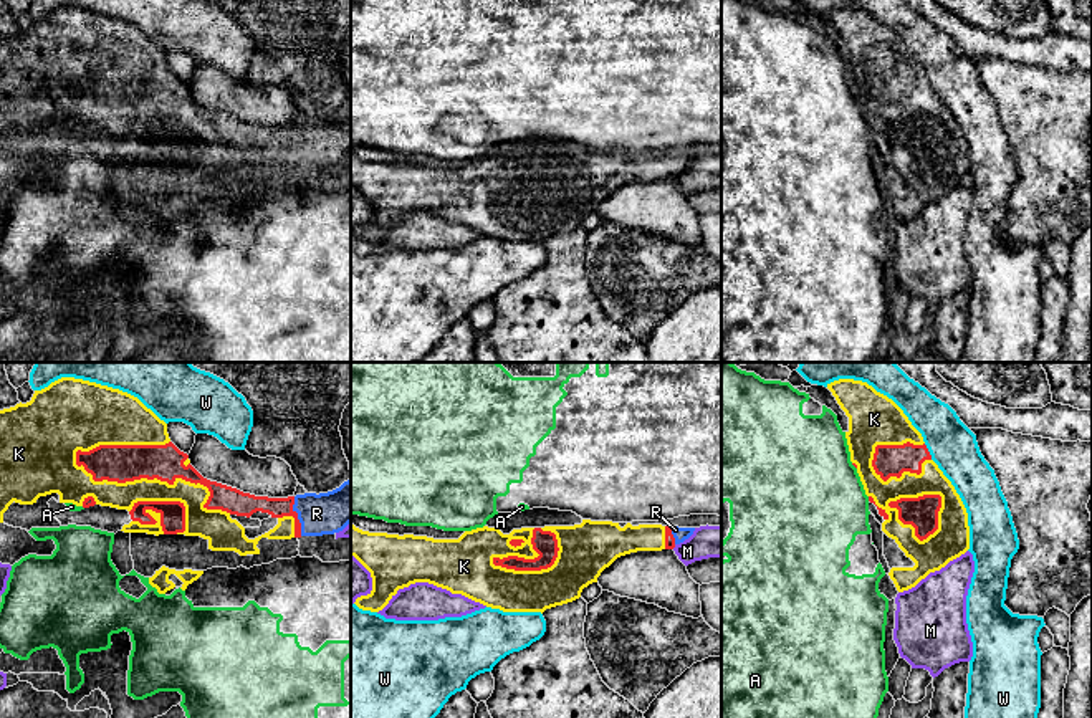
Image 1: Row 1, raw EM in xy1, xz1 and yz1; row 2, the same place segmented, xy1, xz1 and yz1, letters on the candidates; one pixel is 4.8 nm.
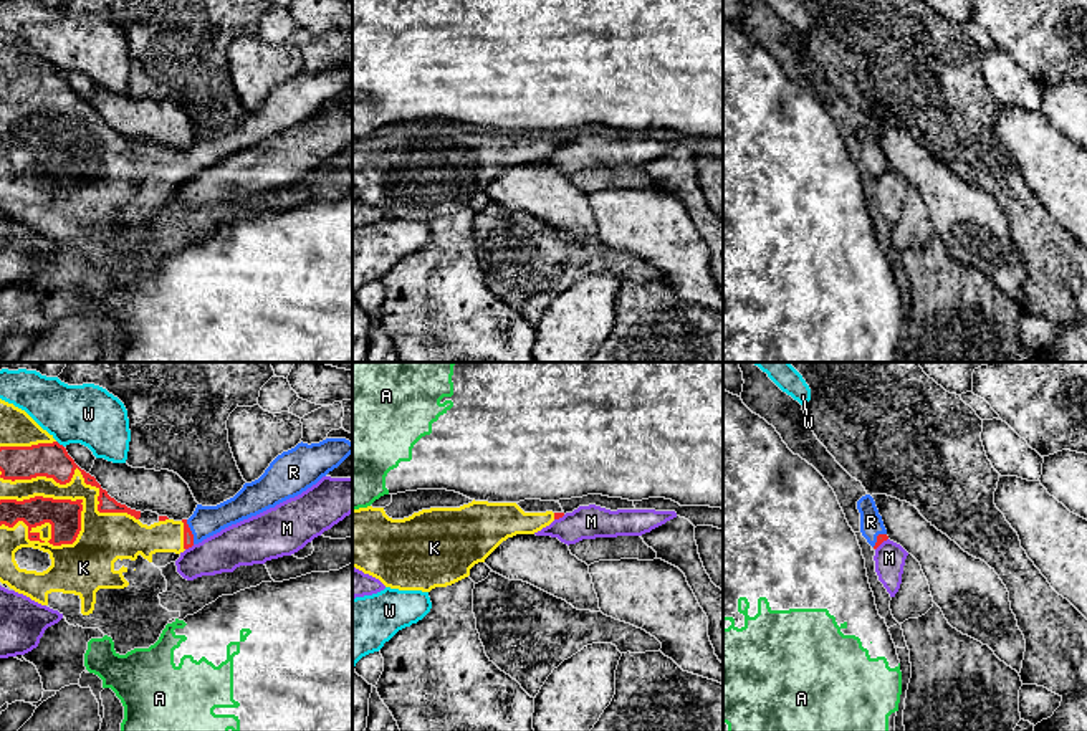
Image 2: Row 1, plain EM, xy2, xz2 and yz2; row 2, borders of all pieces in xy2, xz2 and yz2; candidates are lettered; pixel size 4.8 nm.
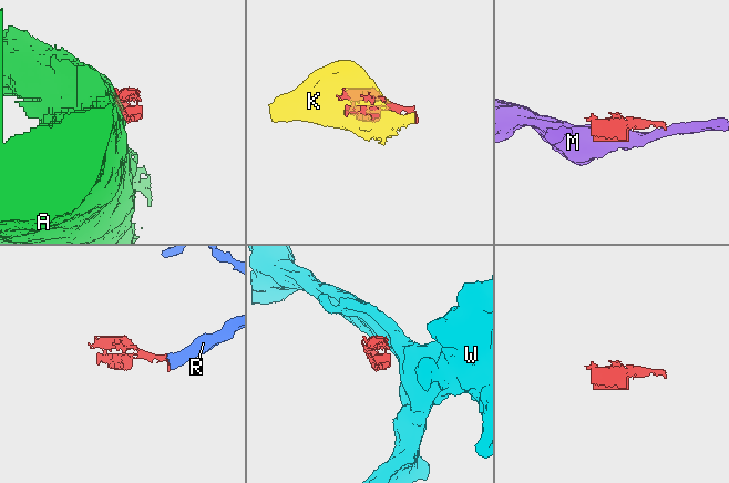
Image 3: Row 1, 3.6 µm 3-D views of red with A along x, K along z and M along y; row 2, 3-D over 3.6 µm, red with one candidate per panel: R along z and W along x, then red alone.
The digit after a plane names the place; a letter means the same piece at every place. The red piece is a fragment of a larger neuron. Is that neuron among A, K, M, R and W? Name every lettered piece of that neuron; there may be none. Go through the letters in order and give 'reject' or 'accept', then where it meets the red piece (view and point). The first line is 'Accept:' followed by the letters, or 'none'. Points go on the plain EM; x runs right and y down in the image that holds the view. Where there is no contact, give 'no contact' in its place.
Accept: K, R
A: reject; contact yz1 (854, 95)
K: accept; contact xy1 (158, 108)
M: reject; contact xy2 (189, 176)
R: accept; contact xy1 (296, 146)
W: reject; contact yz1 (929, 81)

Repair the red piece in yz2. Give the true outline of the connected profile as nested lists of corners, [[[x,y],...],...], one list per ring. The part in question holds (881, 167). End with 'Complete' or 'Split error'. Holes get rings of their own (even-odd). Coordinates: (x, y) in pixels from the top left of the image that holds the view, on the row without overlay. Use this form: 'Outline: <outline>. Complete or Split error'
Outline: [[[870,124],[862,126],[857,131],[857,139],[860,142],[860,162],[867,172],[877,179],[883,170],[888,169],[888,165],[874,127]]]. Split error

